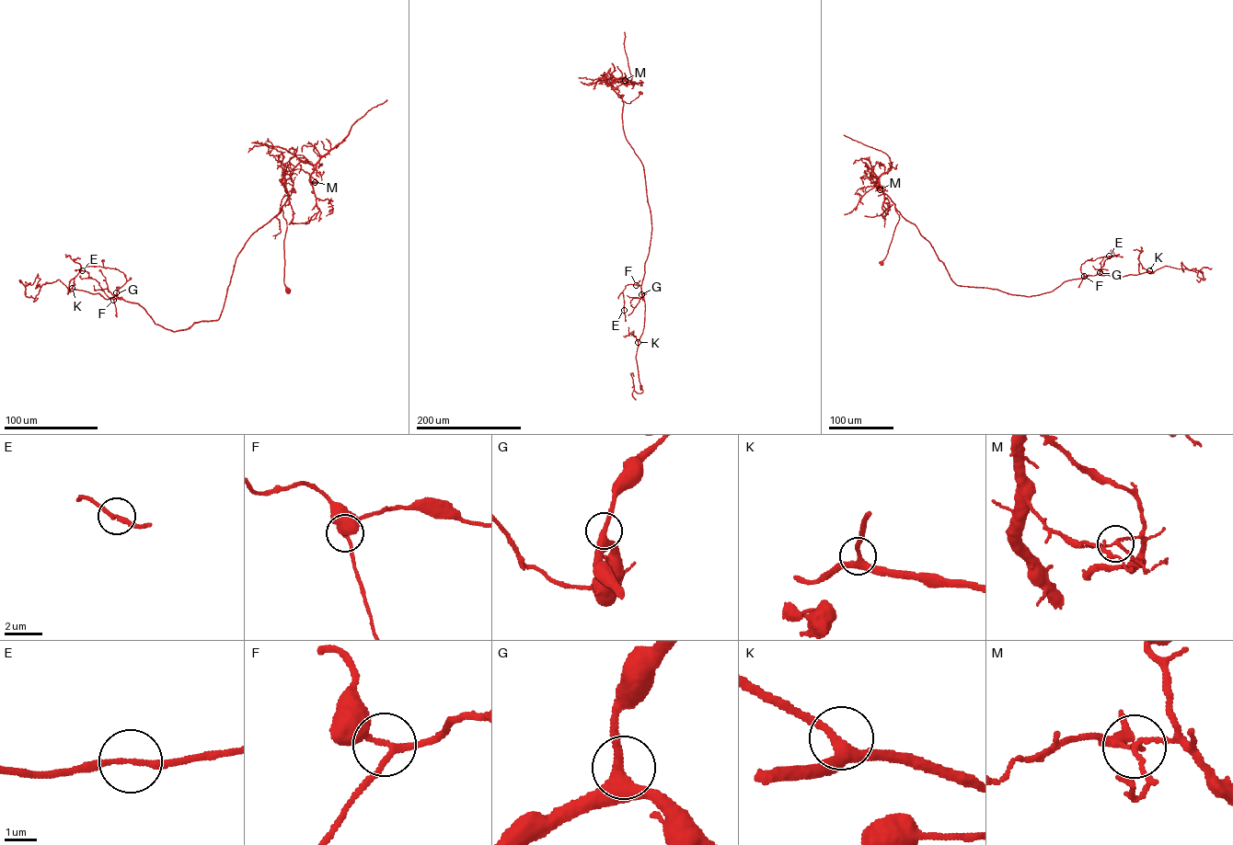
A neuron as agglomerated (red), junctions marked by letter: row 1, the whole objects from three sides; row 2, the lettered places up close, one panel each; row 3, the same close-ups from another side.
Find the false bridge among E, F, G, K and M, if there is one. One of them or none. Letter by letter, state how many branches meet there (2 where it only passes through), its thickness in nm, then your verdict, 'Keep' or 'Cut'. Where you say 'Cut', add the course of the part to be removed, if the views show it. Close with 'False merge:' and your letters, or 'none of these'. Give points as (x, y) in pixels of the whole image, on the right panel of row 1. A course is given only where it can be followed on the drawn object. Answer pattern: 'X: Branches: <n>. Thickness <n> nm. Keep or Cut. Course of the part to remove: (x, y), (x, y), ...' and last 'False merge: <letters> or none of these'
E: Branches: 2. Thickness 150 nm. Keep
F: Branches: 3. Thickness 200 nm. Keep
G: Branches: 3. Thickness 340 nm. Keep
K: Branches: 3. Thickness 320 nm. Keep
M: Branches: 3. Thickness 120 nm. Cut. Course of the part to remove: (880, 189), (880, 176), (892, 167), (889, 157), (844, 135)
False merge: M

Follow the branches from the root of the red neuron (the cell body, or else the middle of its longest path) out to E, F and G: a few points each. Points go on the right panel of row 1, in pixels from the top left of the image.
E: (881, 263), (899, 219), (895, 209), (915, 224), (958, 285), (1039, 295), (1087, 277), (1081, 264), (1109, 256)
F: (881, 263), (899, 219), (895, 209), (915, 224), (958, 285), (1030, 296), (1084, 276)
G: (881, 263), (899, 219), (895, 209), (915, 224), (958, 285), (1030, 296), (1100, 272)

